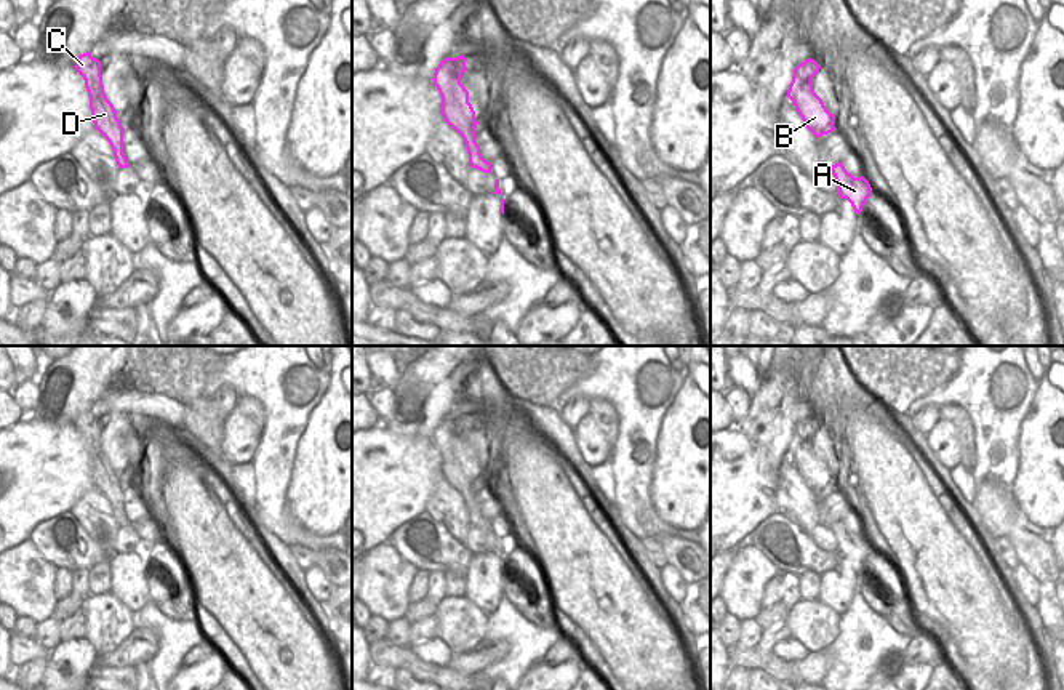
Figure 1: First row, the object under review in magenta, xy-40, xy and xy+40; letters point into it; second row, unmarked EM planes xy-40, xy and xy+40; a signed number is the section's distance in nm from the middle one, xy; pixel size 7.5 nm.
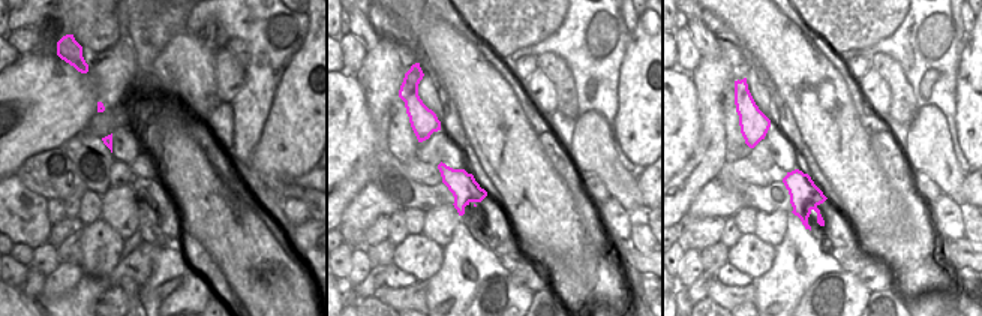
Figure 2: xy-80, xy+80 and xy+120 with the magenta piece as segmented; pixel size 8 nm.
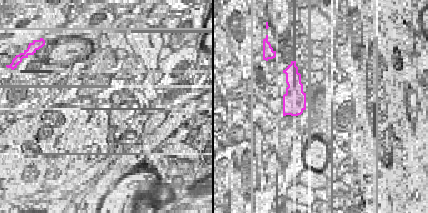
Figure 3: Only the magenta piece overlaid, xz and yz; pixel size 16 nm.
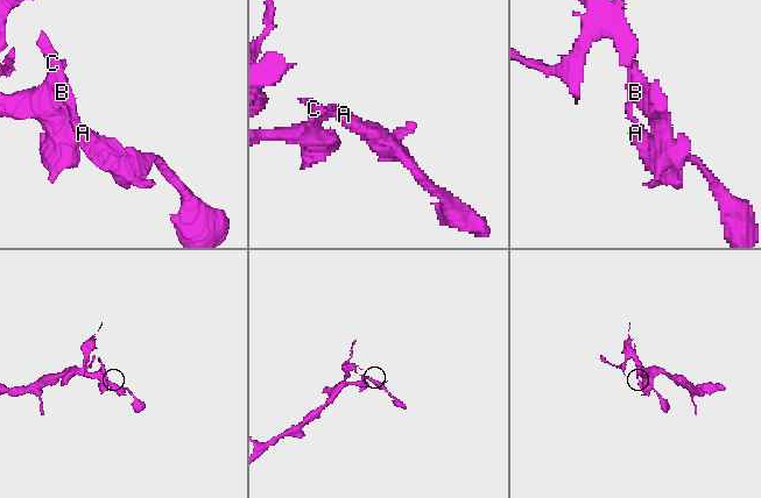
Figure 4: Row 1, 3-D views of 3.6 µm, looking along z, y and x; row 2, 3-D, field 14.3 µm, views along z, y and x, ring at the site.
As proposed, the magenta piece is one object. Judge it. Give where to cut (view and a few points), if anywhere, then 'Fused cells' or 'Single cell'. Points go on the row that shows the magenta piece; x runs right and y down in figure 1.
Split along xy+40 (792, 79), (797, 87), (823, 104). Fused cells.

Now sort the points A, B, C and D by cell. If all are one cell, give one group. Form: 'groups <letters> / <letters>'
groups A C D / B

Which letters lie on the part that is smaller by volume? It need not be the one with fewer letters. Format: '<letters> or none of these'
A, C, D

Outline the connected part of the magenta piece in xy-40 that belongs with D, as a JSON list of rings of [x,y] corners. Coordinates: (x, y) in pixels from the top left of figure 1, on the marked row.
[[[90,51],[75,59],[77,72],[85,80],[85,88],[90,96],[91,120],[94,128],[109,141],[118,168],[128,168],[130,163],[123,154],[122,122],[117,118],[114,104],[107,99],[101,75],[101,61],[93,58]]]

